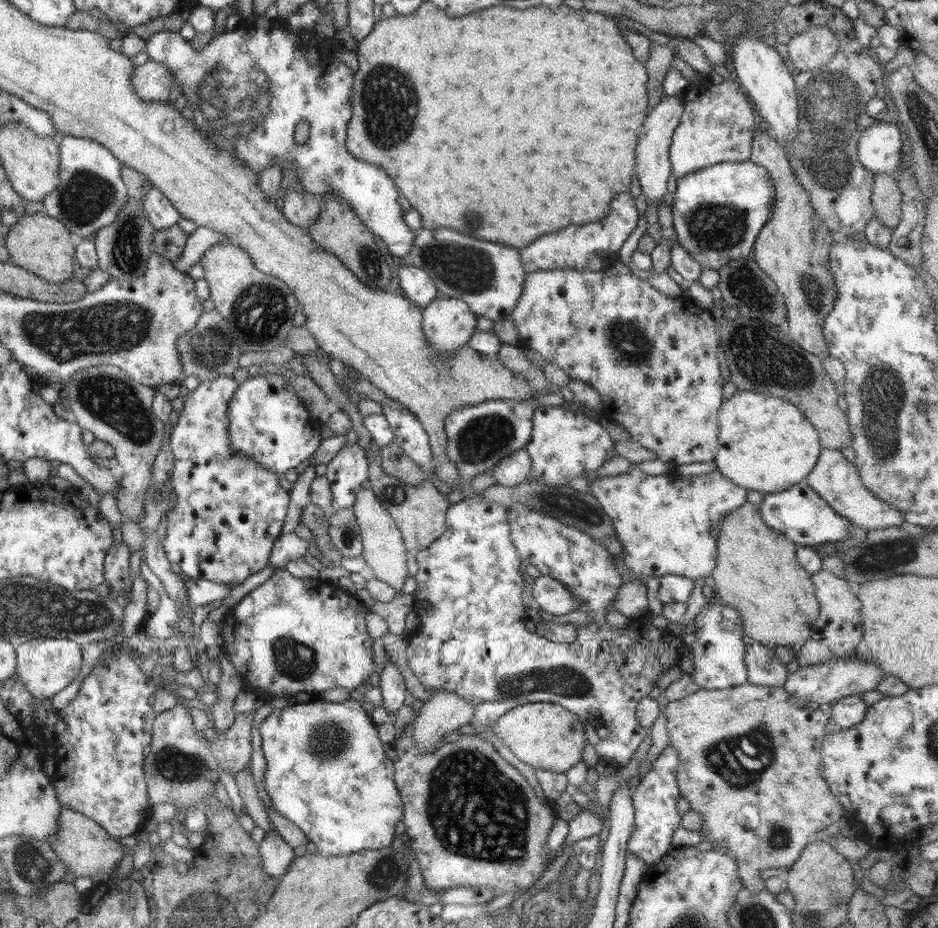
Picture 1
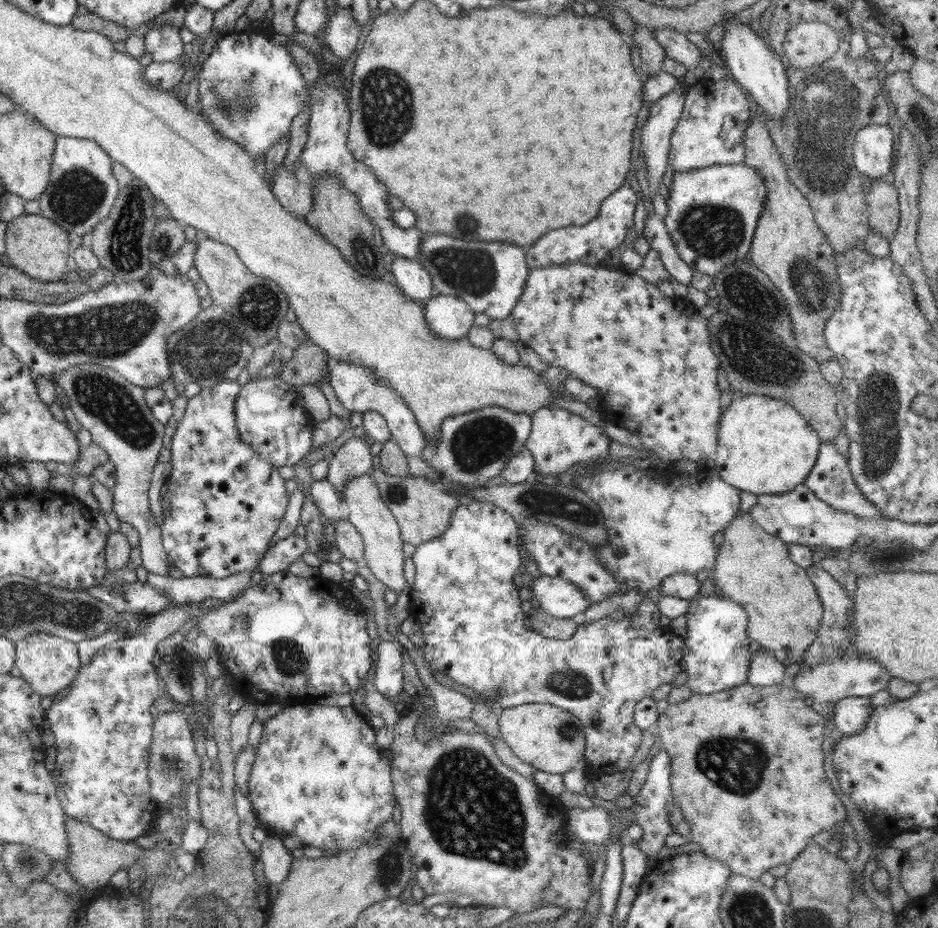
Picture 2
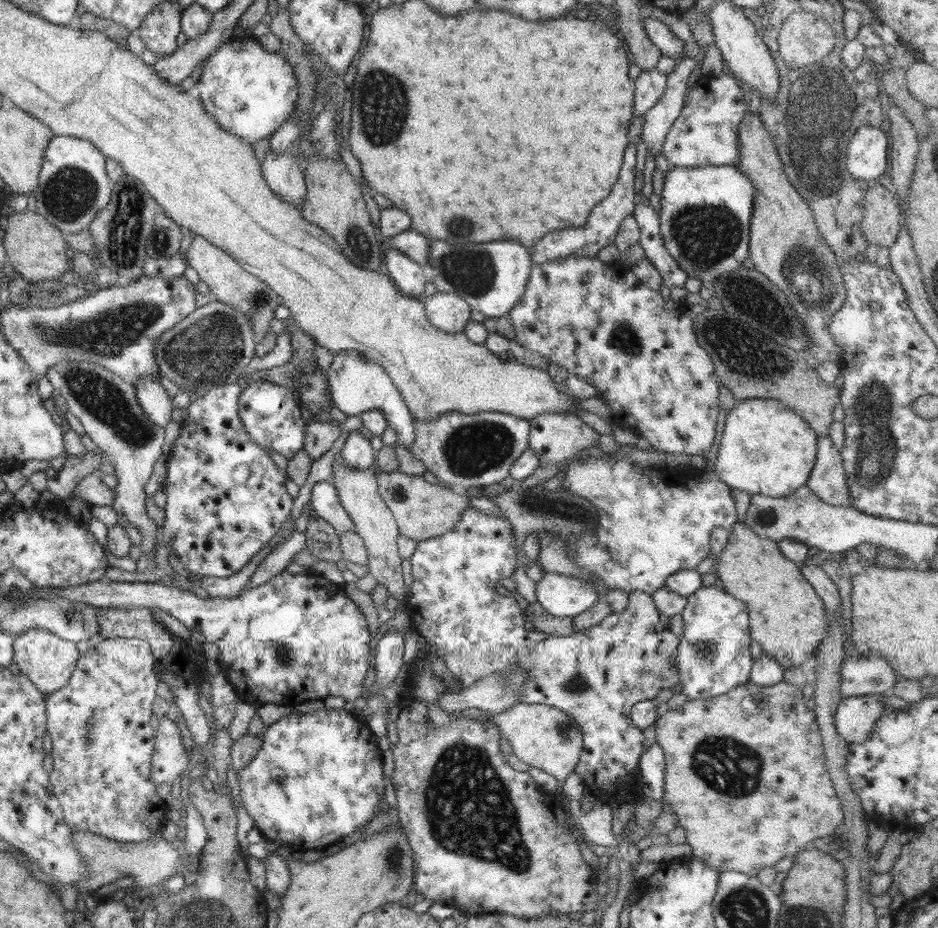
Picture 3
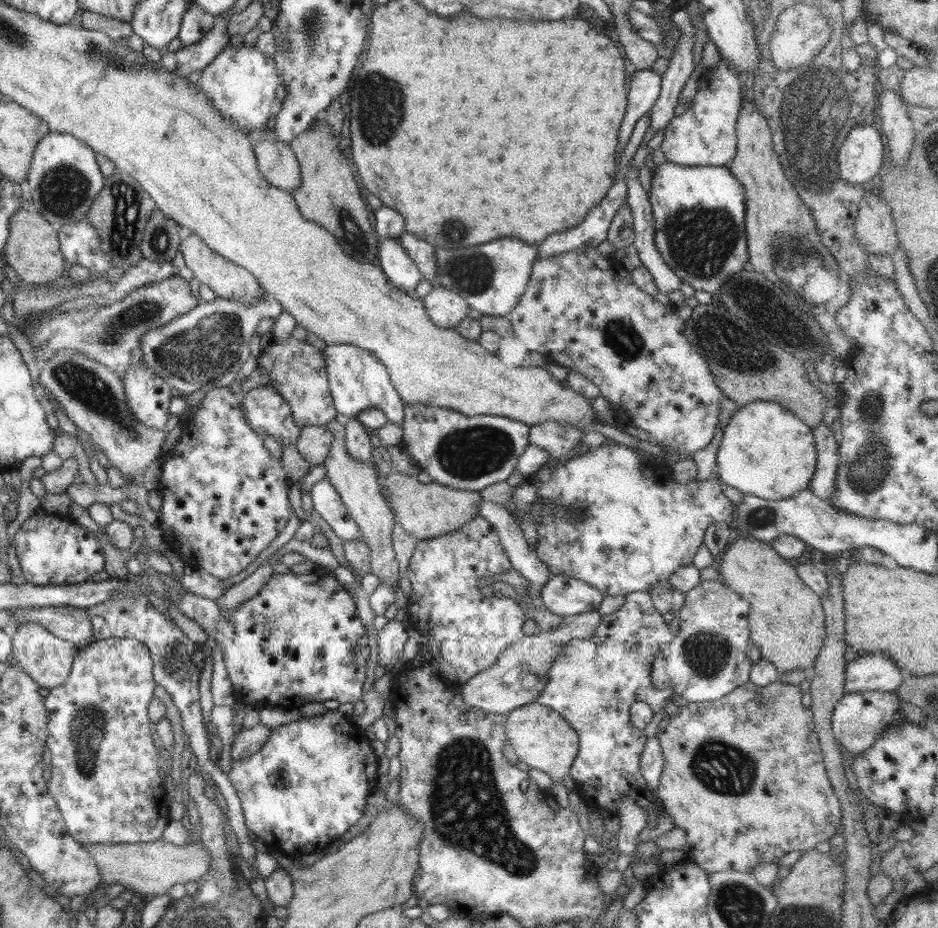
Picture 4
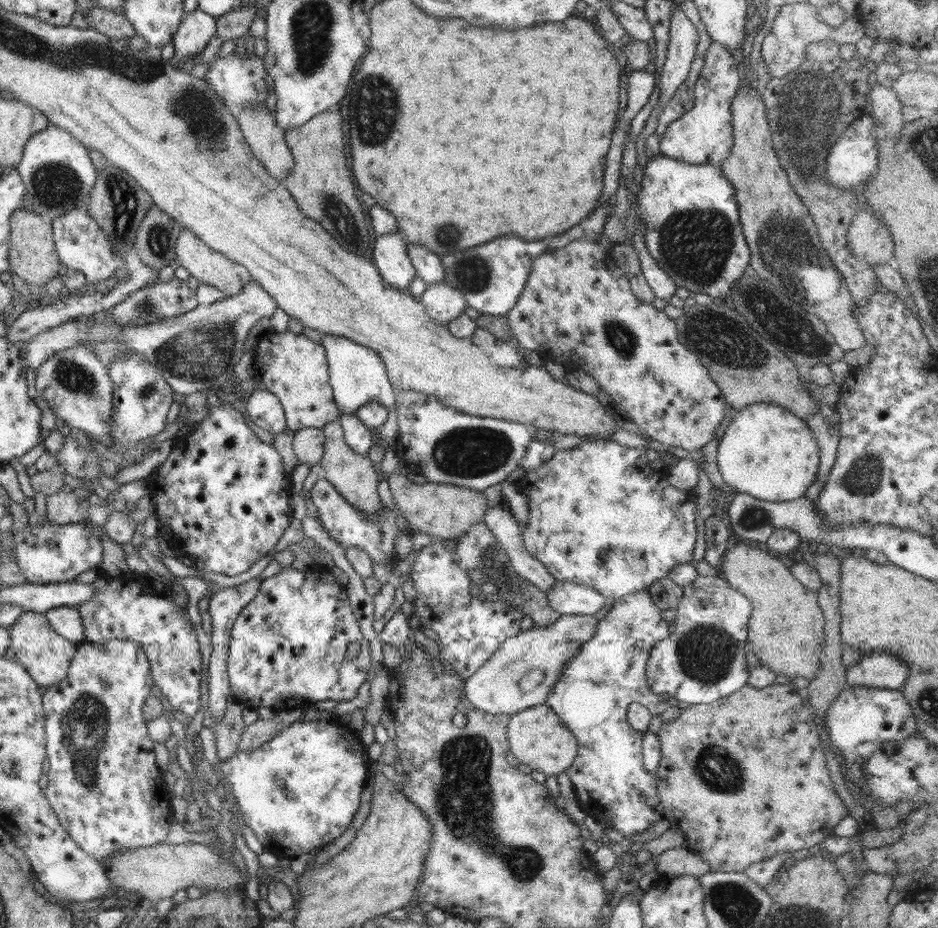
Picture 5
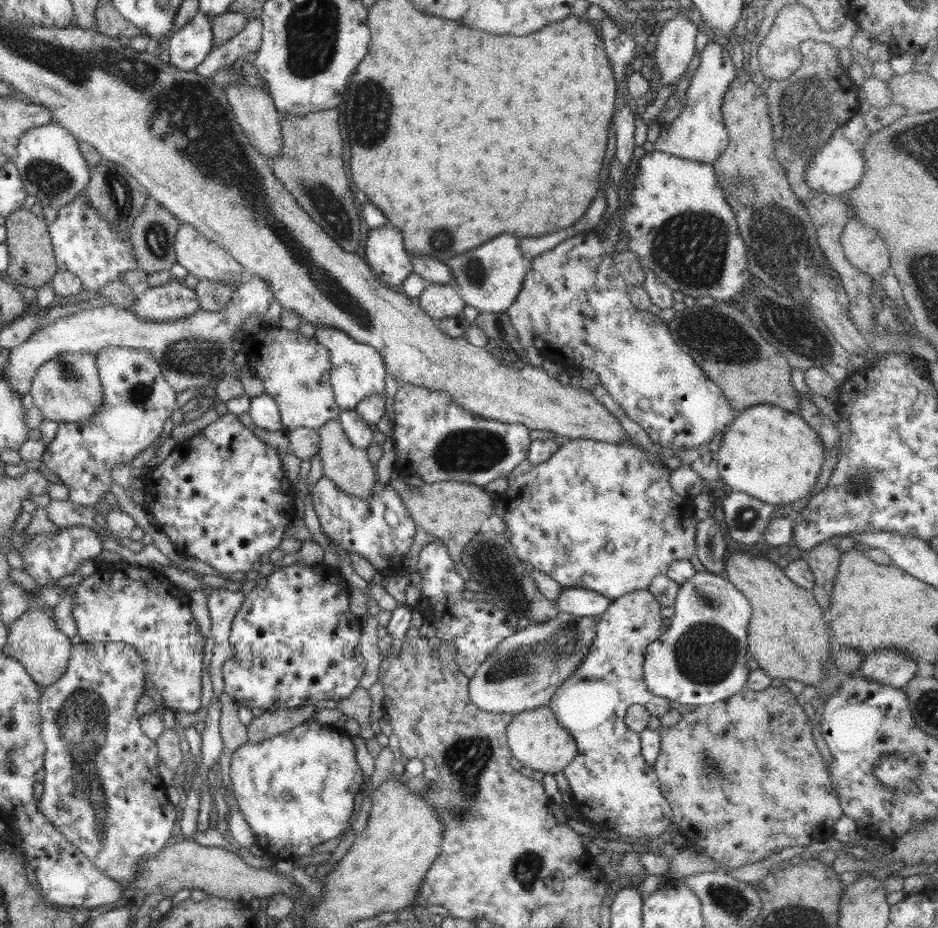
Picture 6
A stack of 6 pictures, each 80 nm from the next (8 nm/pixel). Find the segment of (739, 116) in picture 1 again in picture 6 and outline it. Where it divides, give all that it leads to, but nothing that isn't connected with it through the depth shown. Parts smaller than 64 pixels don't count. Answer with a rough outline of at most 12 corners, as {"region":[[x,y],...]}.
{"region":[[711,37],[660,152],[712,165],[728,146],[721,104],[737,72]]}

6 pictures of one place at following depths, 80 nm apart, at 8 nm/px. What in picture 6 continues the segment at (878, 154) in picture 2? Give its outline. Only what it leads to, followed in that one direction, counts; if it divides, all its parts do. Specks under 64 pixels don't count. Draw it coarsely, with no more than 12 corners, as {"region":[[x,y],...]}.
{"region":[[856,113],[805,168],[810,188],[841,195],[865,169],[872,133]]}

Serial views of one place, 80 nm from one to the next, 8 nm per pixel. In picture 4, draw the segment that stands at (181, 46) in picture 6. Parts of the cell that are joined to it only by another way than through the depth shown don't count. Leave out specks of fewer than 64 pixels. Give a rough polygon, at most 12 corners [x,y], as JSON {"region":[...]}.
{"region":[[188,4],[177,36],[182,48],[208,35],[216,17]]}

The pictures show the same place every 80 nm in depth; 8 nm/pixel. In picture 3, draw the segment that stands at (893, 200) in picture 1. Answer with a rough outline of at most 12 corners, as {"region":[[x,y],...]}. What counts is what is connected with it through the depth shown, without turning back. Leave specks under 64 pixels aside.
{"region":[[871,183],[862,235],[890,248],[903,217],[896,193]]}

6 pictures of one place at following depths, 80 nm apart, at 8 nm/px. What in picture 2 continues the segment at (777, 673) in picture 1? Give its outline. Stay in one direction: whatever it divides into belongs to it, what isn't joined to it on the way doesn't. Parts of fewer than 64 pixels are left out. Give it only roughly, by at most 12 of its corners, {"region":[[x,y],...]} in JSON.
{"region":[[759,647],[751,656],[747,682],[787,682],[773,654]]}

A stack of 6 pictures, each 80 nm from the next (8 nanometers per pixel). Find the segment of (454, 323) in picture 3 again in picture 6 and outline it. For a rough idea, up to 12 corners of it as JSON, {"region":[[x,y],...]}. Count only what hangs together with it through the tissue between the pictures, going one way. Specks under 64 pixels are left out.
{"region":[[429,284],[418,298],[434,320],[462,314],[454,285]]}

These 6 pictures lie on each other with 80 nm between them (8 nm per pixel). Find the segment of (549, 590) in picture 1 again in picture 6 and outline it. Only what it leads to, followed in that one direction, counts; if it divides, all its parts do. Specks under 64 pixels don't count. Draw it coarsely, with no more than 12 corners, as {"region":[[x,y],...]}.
{"region":[[564,588],[557,607],[578,617],[601,615],[611,599],[583,588]]}

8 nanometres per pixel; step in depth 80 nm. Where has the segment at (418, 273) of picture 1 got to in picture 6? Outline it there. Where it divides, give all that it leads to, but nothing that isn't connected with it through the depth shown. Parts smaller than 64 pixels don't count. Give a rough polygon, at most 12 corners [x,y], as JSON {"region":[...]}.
{"region":[[370,229],[362,257],[376,278],[397,287],[413,271],[403,236]]}

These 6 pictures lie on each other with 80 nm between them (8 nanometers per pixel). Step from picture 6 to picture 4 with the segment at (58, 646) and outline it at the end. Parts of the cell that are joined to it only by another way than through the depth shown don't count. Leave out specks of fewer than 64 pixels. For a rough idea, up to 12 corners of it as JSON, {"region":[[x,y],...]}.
{"region":[[34,621],[12,654],[39,687],[66,682],[81,647]]}

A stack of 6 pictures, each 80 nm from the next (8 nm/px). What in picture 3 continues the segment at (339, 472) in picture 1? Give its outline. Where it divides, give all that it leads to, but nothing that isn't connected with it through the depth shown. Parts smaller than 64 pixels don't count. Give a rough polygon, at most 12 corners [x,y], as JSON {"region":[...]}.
{"region":[[348,433],[339,456],[352,470],[376,471],[370,436]]}

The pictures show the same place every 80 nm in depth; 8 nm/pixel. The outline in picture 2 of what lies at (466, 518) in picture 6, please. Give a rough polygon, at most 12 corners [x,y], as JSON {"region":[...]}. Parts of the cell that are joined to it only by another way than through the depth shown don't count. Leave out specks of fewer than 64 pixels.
{"region":[[372,470],[412,546],[440,536],[459,503],[426,478]]}

